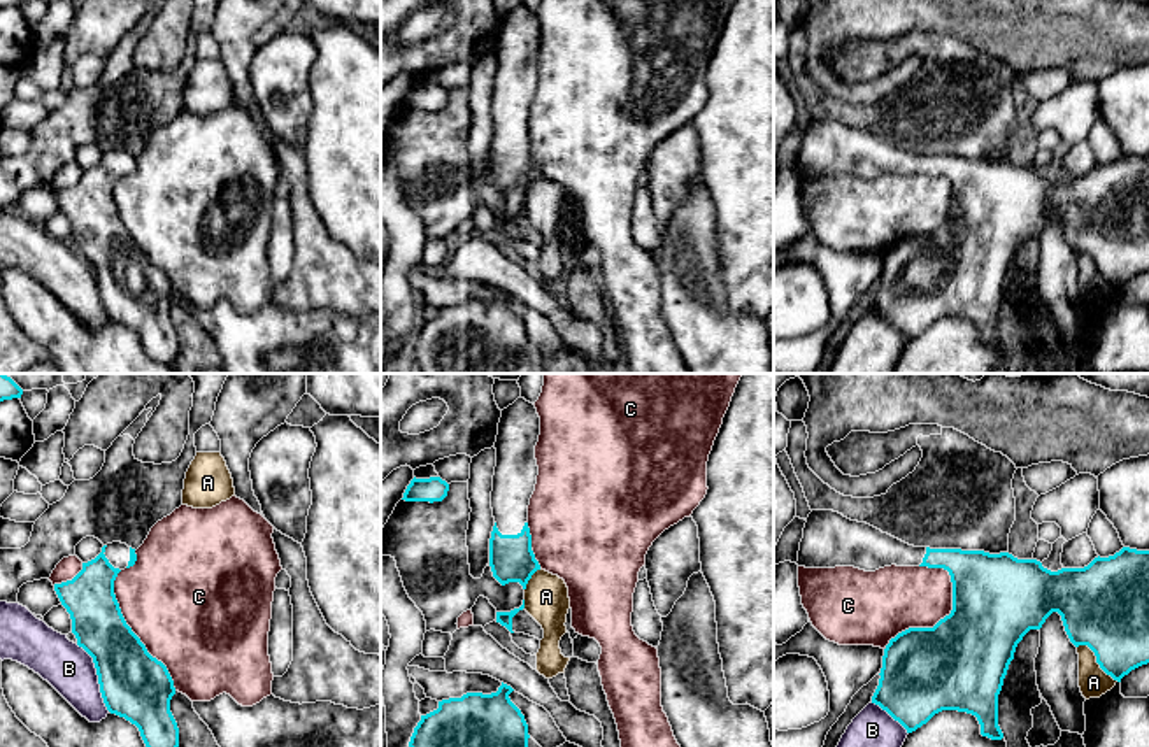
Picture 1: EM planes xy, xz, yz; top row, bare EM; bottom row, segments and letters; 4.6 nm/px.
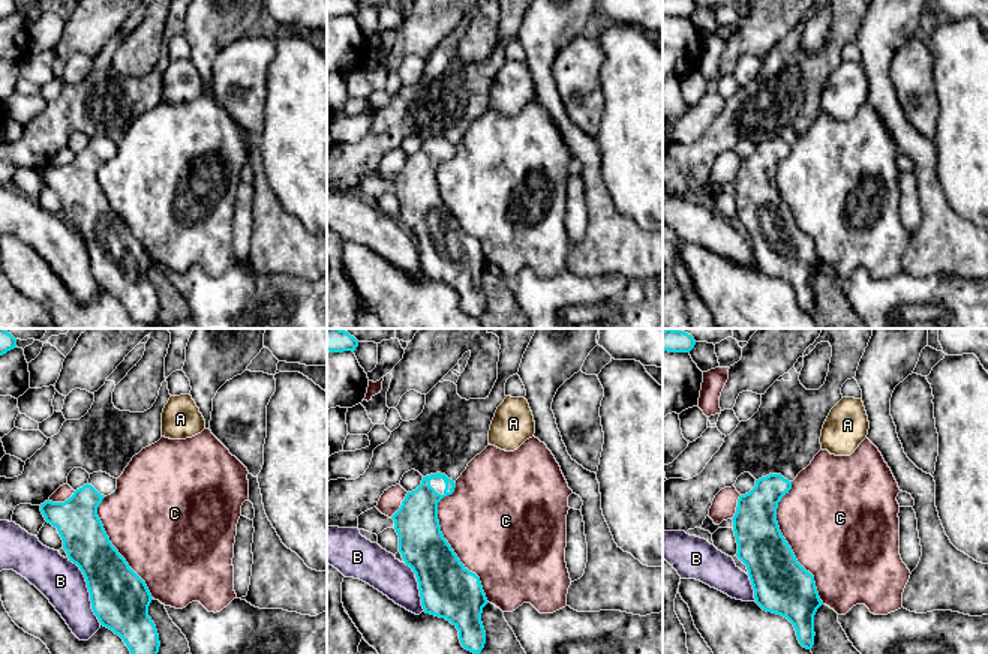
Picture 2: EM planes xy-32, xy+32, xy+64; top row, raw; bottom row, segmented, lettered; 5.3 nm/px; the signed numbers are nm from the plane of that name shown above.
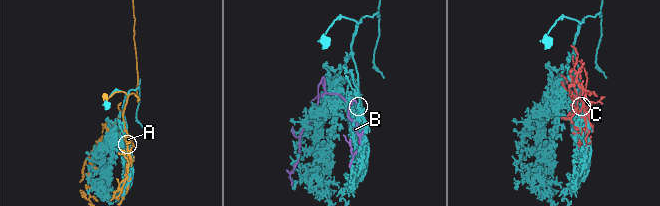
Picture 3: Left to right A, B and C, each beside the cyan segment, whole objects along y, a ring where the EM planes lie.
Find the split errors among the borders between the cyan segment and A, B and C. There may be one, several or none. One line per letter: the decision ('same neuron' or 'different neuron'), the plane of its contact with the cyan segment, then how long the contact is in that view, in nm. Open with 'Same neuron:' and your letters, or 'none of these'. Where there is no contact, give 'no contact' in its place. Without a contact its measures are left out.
Same neuron: none of these
A: different neuron; meets cyan in yz; contact 260 nm long
B: different neuron; meets cyan in xy; contact 340 nm long
C: different neuron; meets cyan in yz; contact 480 nm long

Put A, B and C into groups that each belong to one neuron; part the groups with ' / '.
A / B / C

